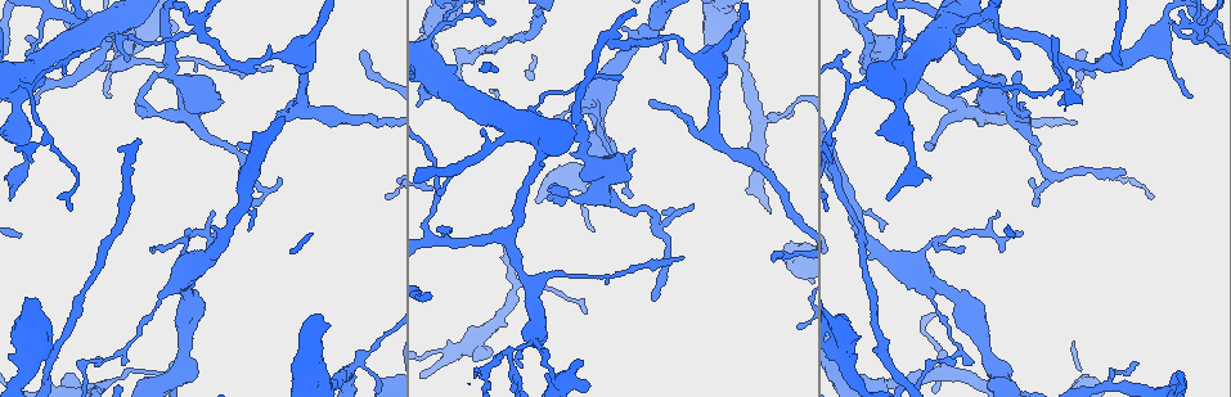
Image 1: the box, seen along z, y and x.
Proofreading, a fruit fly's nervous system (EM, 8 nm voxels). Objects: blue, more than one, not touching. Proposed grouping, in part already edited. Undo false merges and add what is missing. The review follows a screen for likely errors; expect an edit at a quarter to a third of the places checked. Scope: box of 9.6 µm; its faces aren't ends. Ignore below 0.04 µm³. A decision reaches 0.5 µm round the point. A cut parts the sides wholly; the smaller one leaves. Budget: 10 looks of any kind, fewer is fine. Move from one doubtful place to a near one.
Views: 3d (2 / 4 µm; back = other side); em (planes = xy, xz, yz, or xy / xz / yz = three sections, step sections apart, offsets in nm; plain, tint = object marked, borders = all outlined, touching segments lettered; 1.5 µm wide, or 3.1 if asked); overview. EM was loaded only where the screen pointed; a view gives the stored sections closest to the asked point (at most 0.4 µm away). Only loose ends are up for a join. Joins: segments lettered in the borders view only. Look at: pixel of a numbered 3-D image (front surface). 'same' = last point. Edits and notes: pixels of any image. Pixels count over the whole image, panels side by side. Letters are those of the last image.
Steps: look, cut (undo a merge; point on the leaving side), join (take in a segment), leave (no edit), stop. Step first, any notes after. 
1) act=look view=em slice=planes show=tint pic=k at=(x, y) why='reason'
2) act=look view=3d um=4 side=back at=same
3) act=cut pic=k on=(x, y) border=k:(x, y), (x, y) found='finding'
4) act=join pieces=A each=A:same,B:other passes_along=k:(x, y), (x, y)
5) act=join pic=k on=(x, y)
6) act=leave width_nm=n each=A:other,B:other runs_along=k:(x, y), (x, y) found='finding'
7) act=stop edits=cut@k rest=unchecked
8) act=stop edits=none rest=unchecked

act=look view=em slice=xy step=4 show=borders pic=1 at=(25, 370) why='thick turns thin'

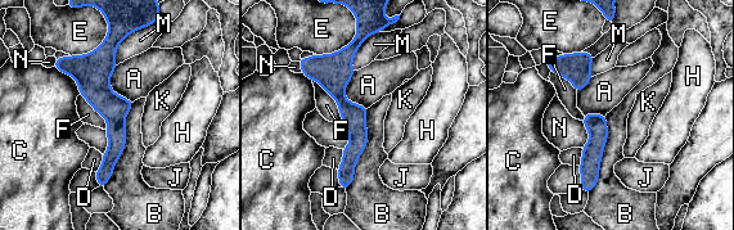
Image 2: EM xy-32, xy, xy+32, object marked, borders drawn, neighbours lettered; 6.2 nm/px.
act=leave width_nm=120 each=A:other,B:other,C:other,D:other,E:other,F:other,H:other,J:other,K:other,M:other,N:other border=2:(313, 80), (334, 99), (342, 123) found='one neuron here'

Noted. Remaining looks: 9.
act=look view=3d um=2 side=back pic=1 at=(584, 313) why='thin end'

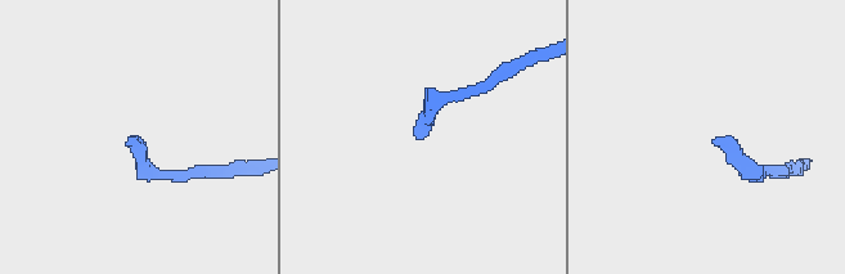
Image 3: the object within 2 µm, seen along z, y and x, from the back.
act=look view=em slice=xz step=8 show=borders pic=3 at=(130, 144)

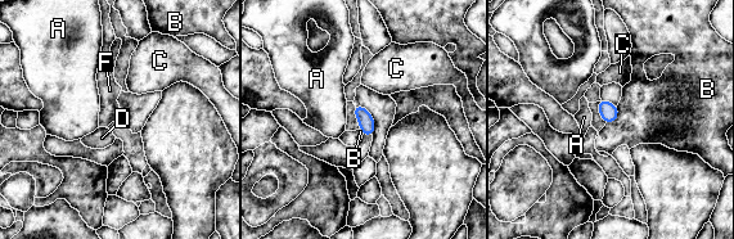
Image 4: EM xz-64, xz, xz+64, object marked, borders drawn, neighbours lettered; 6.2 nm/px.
act=look view=em slice=planes show=borders at=same why='cut it another way'

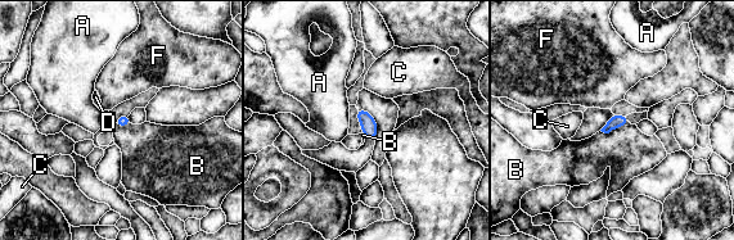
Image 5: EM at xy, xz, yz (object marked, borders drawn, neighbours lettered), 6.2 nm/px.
act=leave width_nm=80 each=A:other,B:other,C:other,D:other,F:other border=5:(629, 122), (608, 132), (600, 131) found='none of them fits'

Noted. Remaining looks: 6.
act=look view=em slice=xy step=4 show=tint pic=1 at=(1030, 182) why='tapers out'

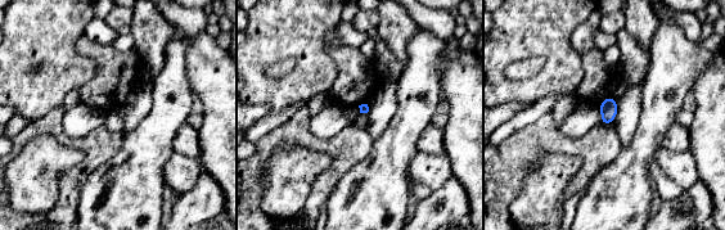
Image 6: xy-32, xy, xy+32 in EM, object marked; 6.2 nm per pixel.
act=look view=em slice=planes show=borders at=same

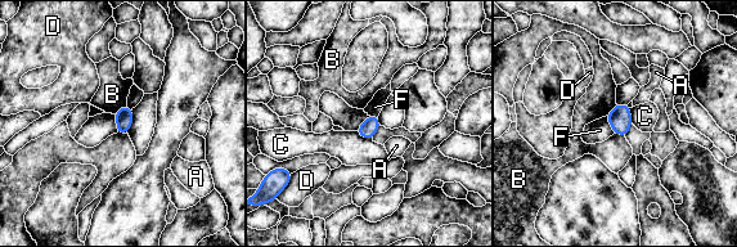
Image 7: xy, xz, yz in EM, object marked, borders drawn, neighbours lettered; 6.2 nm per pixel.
act=leave each=A:other,B:other,C:other,D:other,F:other border=7:(606, 116), (615, 133) found='none of them fits'

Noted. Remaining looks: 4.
act=look view=em slice=xz step=8 show=tint pic=1 at=(515, 374) why='abrupt turn'

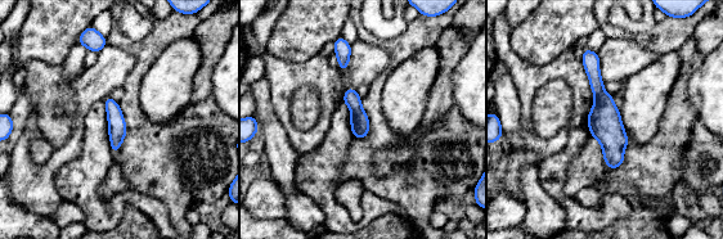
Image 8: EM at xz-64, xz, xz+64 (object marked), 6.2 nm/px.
act=look view=em slice=xz step=8 show=borders at=same why='what lies round it'

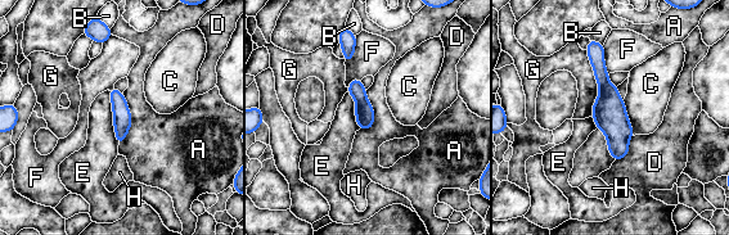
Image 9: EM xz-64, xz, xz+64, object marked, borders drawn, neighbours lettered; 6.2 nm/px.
act=cut pic=9 on=(364, 113) longest_contact=G:400nm each=A:other,B:other,C:other,D:other,E:other,F:other,G:other,H:other border=9:(368, 102), (356, 104) found='a second neuron is stuck on'

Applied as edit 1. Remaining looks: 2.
act=stop edits=cut@9 rest=unchecked

